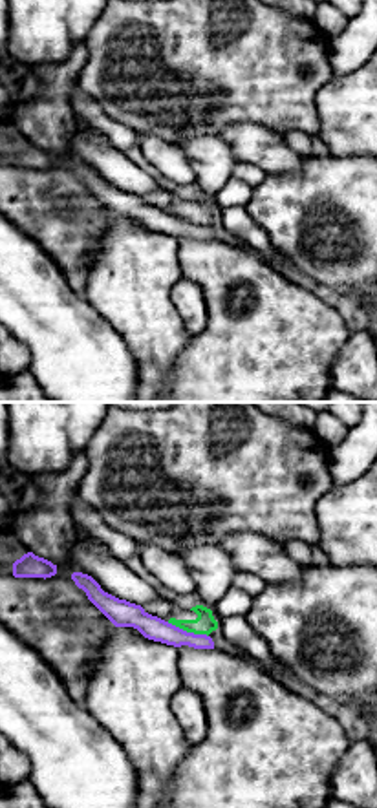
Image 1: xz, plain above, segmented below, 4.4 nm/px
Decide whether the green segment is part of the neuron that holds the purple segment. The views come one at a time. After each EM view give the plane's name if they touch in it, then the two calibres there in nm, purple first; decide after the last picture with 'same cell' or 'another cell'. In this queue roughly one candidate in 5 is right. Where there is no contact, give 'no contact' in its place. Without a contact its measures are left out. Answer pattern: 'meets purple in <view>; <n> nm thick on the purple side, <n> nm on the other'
meets purple in xz; 110 nm thick on the purple side, 90 nm on the other

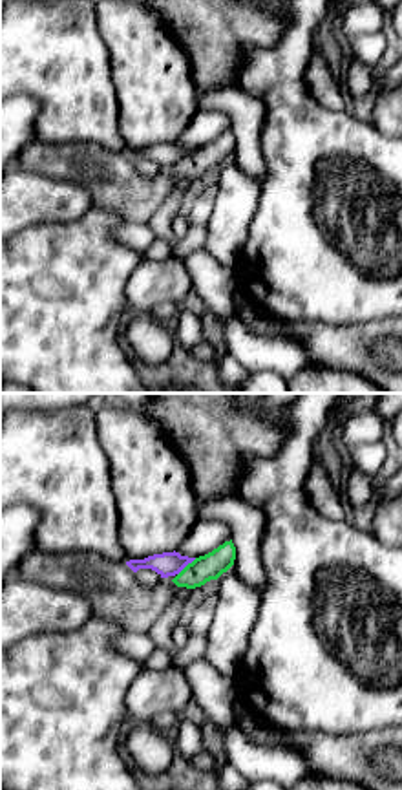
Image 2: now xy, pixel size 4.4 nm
meets purple in xy; 110 nm thick on the purple side, 120 nm on the other

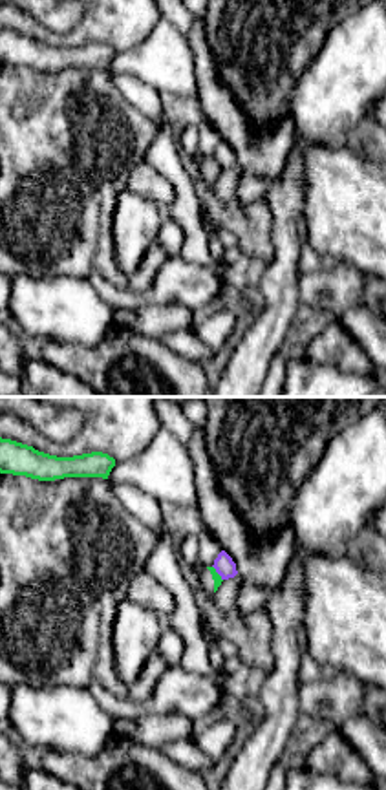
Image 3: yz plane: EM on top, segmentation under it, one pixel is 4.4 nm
meets purple in yz; 90 nm thick on the purple side, 40 nm on the other

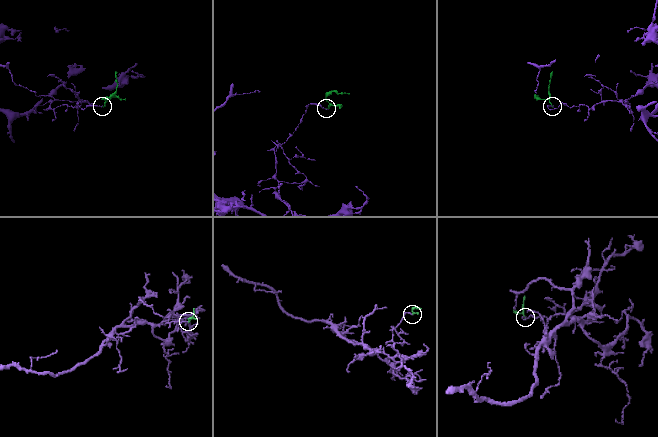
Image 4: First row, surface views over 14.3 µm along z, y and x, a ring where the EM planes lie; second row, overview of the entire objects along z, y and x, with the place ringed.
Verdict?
another cell

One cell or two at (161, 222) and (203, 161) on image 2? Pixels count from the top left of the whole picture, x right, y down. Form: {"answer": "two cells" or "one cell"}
{"answer": "two cells"}

